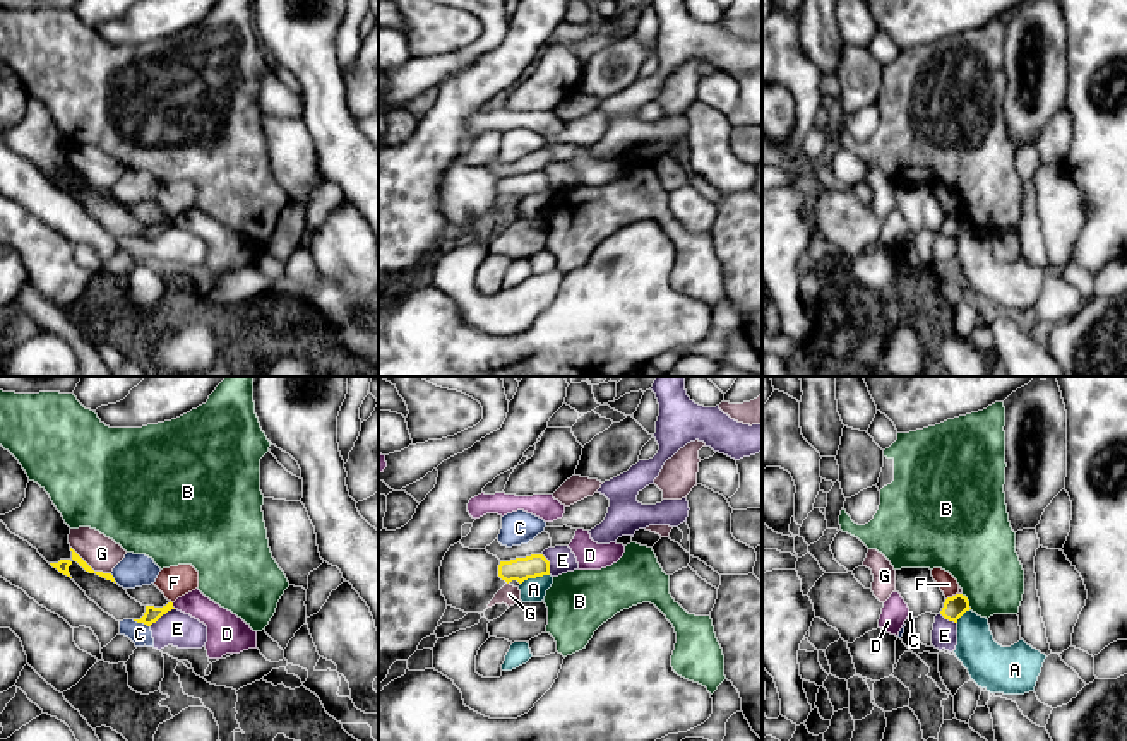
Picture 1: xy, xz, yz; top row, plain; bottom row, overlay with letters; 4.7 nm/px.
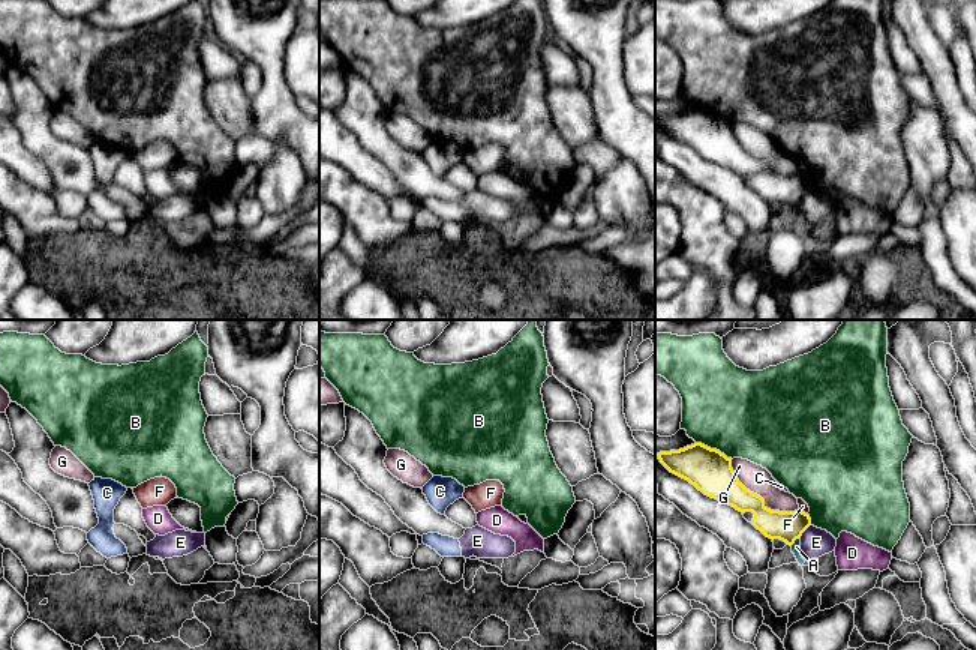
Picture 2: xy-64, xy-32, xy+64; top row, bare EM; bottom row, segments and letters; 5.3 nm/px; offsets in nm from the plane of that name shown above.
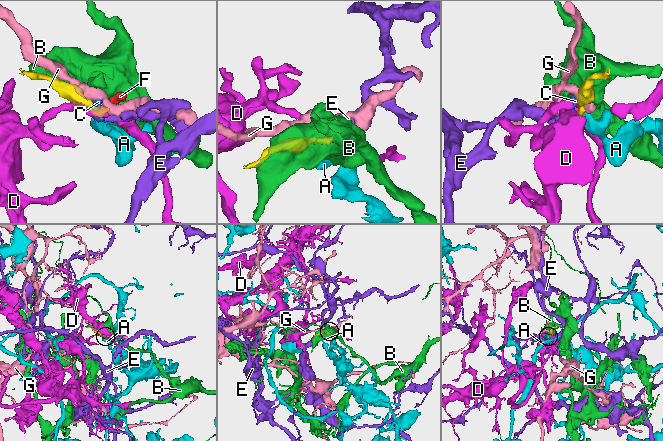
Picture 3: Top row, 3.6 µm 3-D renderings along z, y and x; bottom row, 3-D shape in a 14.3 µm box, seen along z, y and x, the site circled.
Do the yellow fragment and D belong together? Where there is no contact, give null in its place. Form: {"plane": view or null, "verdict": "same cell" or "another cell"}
{"plane": "xy", "verdict": "another cell"}

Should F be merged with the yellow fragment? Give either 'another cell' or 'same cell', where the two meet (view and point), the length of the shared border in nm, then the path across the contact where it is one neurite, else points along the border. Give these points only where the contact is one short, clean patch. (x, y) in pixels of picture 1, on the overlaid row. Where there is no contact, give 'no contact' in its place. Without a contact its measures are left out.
another cell; meets yellow in yz at (953, 596); contact 70 nm long; border along yz (958, 592), (946, 599)

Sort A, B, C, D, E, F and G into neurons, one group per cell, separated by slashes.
A / B / C E / D / F / G

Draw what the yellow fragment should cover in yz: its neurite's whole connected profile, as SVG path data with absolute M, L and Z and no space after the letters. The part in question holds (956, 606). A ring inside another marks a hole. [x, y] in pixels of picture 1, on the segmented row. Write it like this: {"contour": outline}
{"contour": "M930 568L896 570L896 592L899 592L908 604L913 618L932 613L957 623L957 619L971 609L968 597L963 594L945 597L933 580Z"}

